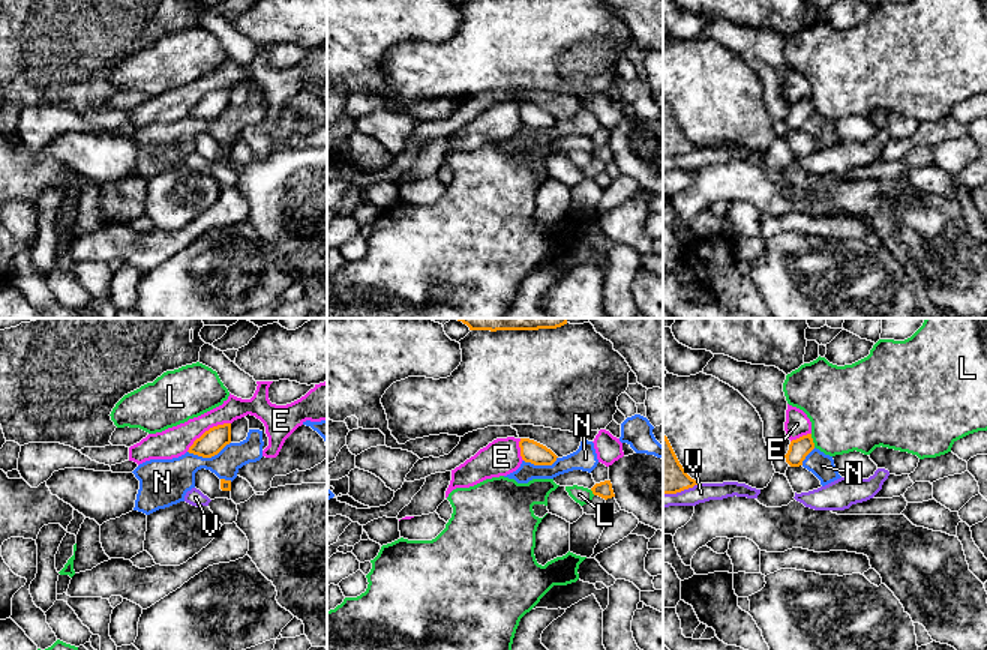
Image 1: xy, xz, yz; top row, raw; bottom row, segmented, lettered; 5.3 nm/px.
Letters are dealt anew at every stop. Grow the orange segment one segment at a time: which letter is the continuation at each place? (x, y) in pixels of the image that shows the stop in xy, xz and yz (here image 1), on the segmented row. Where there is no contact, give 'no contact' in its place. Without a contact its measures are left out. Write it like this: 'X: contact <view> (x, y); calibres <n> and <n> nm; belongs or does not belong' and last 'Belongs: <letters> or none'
E: contact xy (209, 430); calibres 140 and 160 nm; does not belong
L: contact yz (812, 440); calibres 110 and 420 nm; does not belong
N: contact xy (209, 457); calibres 140 and 220 nm; does not belong
V: contact yz (680, 491); calibres 200 and 110 nm; does not belong
Belongs: none

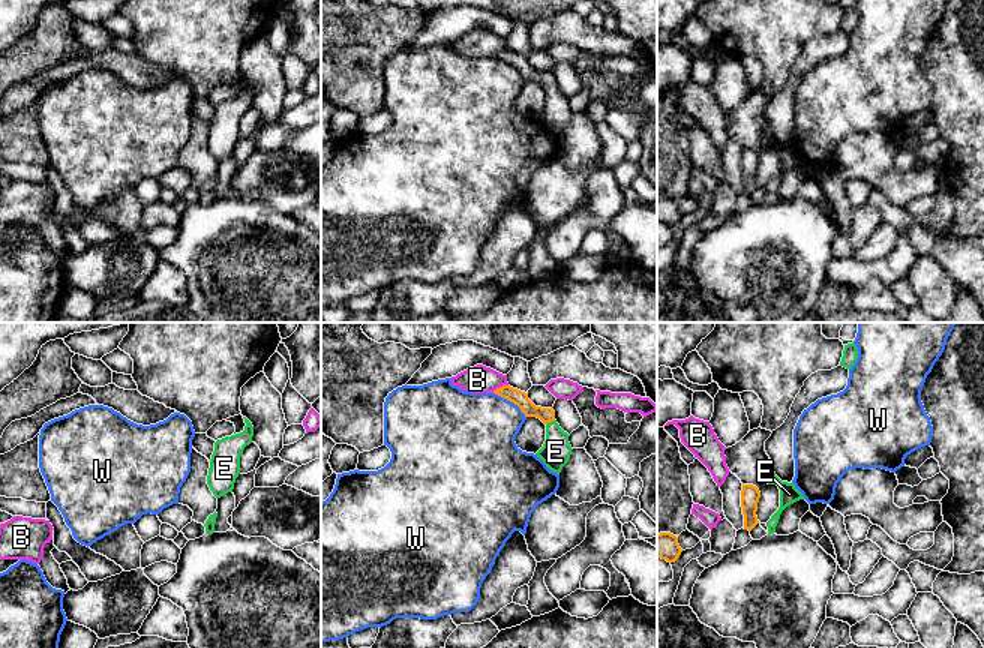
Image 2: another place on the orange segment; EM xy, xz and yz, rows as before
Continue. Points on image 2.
B: contact xz (500, 387); calibres 80 and 140 nm; does not belong
E: contact xz (549, 422); calibres 80 and 160 nm; belongs
W: contact xz (512, 401); calibres 80 and 420 nm; does not belong
Belongs: E

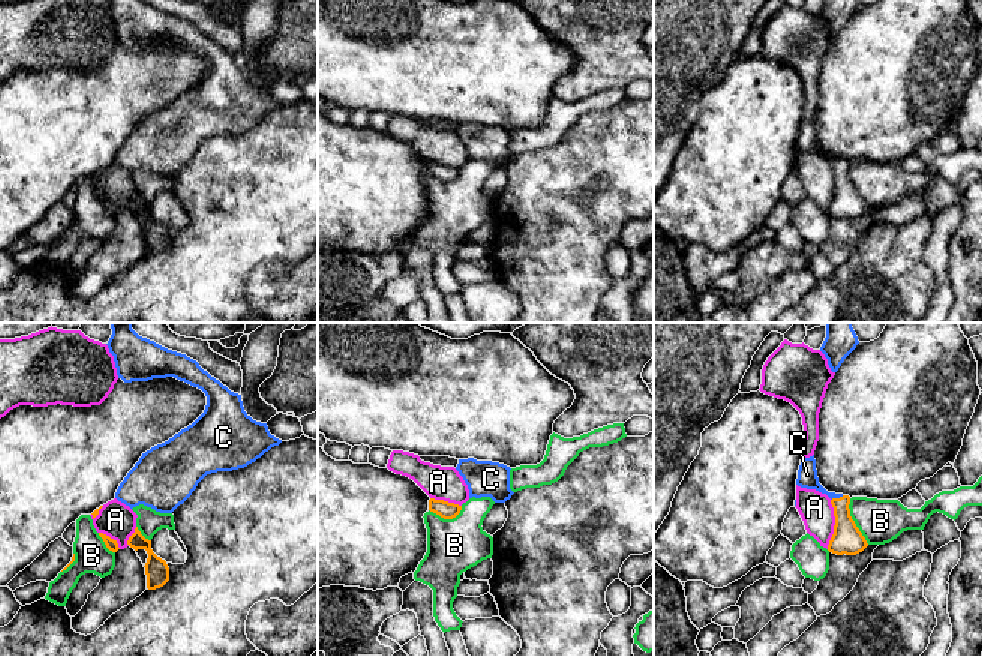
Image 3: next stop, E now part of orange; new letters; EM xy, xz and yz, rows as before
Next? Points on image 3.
A: contact yz (835, 524); calibres 160 and 180 nm; does not belong
B: contact yz (853, 521); calibres 160 and 240 nm; does not belong
C: contact yz (837, 499); calibres 160 and 110 nm; belongs
Belongs: C

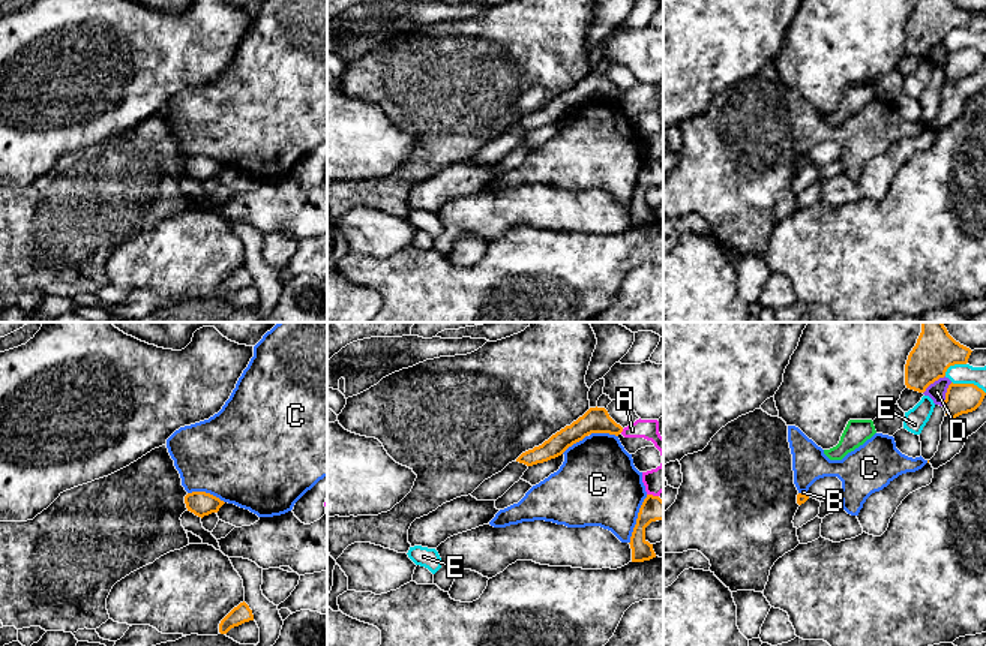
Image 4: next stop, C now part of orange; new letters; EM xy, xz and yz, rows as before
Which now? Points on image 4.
A: contact xz (622, 430); calibres 140 and 110 nm; does not belong
B: contact yz (805, 495); calibres 50 and 20 nm; belongs
C: contact xz (637, 519); calibres 130 and 420 nm; does not belong
D: contact yz (932, 382); calibres 220 and 100 nm; does not belong
E: contact yz (968, 384); calibres 160 and 110 nm; does not belong
Belongs: B

